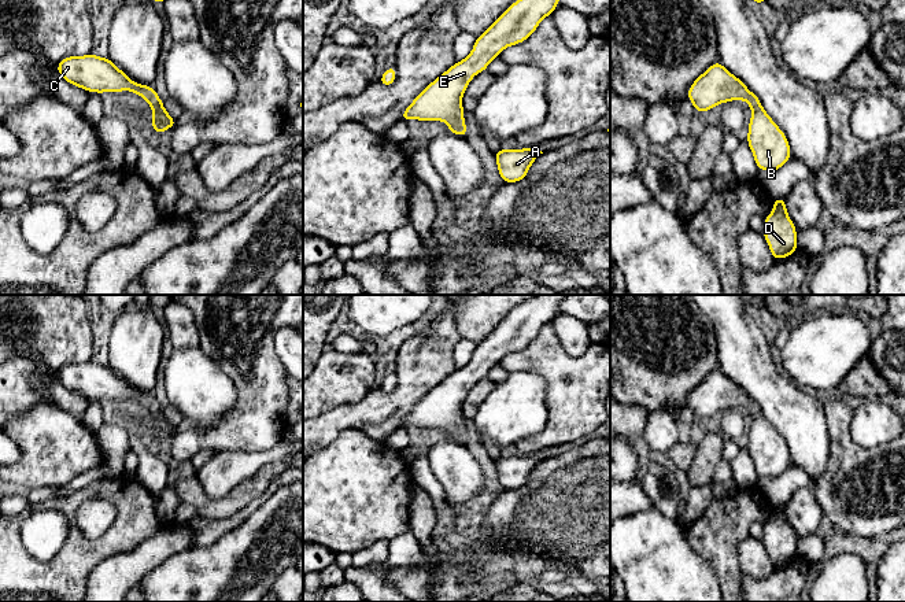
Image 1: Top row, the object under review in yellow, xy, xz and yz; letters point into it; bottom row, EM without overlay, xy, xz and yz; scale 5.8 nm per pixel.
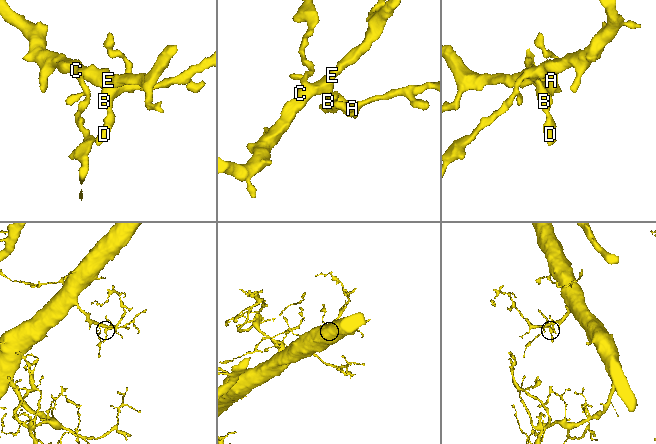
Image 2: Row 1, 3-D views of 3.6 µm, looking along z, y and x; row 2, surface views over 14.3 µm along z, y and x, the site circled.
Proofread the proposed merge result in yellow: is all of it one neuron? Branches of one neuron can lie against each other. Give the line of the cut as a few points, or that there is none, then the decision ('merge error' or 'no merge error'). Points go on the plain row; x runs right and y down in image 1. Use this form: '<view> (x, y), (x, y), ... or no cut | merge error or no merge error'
no cut | no merge error

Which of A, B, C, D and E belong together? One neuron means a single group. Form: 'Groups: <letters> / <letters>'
Groups: A B C D E

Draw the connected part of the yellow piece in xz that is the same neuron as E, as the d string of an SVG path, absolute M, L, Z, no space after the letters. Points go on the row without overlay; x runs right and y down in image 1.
M538 295L535 299L516 307L481 343L476 346L468 365L454 370L447 378L422 396L413 410L402 420L403 428L442 428L448 432L448 439L466 446L468 436L463 426L462 403L472 385L485 378L490 369L516 351L525 348L539 330L558 314L558 307L566 295Z

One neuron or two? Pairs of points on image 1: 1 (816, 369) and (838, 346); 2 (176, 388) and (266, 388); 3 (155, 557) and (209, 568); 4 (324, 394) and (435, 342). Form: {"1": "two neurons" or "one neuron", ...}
{"1": "one neuron", "2": "two neurons", "3": "two neurons", "4": "two neurons"}

